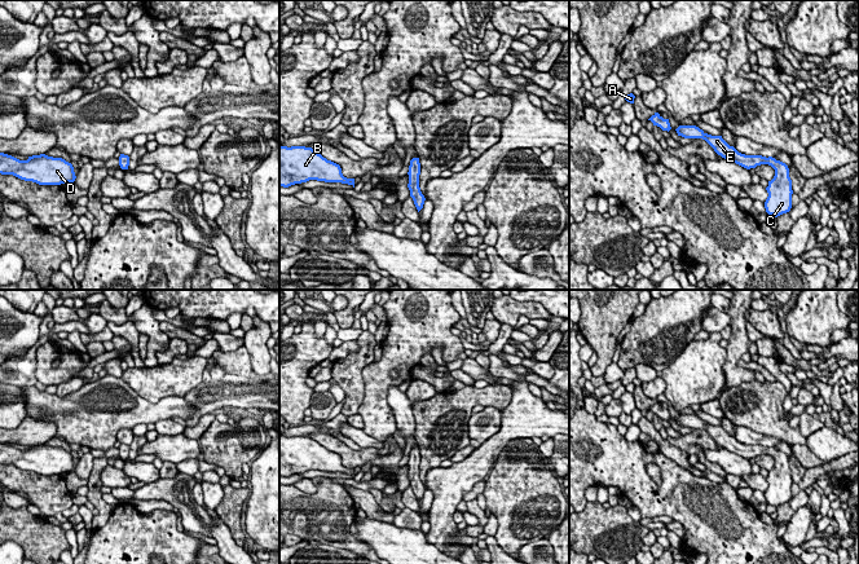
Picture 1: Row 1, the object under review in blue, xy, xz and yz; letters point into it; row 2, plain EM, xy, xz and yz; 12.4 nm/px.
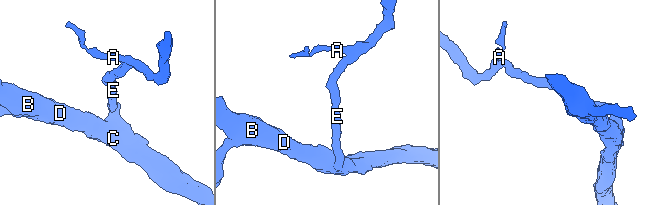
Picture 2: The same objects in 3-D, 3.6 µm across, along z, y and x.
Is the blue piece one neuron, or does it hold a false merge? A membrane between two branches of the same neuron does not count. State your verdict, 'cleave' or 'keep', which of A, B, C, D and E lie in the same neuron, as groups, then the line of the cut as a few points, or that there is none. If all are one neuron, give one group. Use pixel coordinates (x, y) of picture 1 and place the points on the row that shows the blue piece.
keep | A B C D E | no cut

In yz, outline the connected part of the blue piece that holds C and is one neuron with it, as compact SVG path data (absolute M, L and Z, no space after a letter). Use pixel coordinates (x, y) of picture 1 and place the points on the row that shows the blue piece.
M679 125L675 131L678 136L684 138L705 140L718 155L746 169L756 168L761 164L771 166L775 169L775 176L768 181L768 186L766 188L768 193L765 202L766 212L777 217L790 211L793 190L789 168L785 163L776 160L772 157L766 158L762 155L741 154L734 146L730 146L722 136L708 135L696 125Z

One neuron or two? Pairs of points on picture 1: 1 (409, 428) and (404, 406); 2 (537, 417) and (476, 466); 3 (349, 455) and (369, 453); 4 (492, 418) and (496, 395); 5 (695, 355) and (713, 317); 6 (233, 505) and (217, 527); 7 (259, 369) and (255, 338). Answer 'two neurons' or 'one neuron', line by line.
1: one neuron
2: one neuron
3: one neuron
4: two neurons
5: two neurons
6: two neurons
7: one neuron

